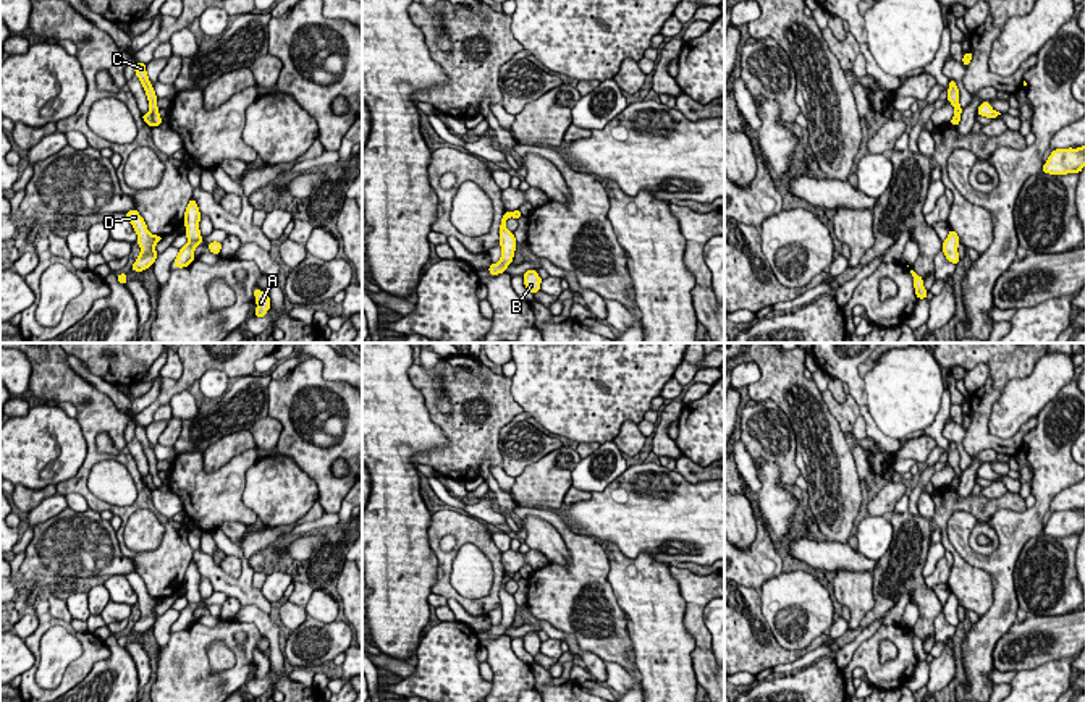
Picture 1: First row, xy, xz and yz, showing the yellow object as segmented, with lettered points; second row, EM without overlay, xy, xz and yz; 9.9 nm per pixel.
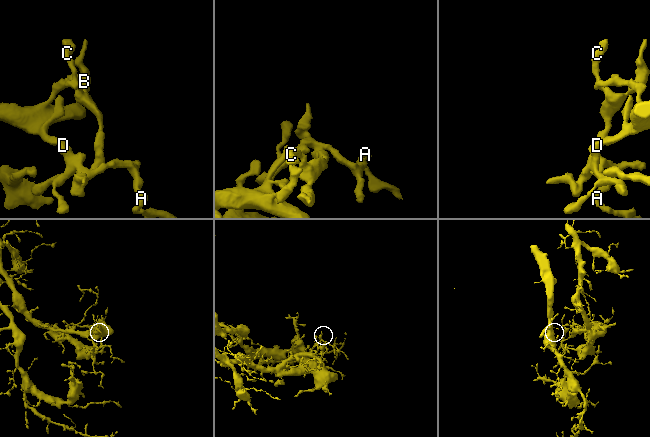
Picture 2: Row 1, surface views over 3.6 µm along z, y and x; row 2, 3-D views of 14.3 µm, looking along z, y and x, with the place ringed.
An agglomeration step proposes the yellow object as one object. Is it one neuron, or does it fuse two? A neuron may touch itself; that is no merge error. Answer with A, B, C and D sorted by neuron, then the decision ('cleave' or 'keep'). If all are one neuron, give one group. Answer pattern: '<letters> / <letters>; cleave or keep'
A D / B C; cleave

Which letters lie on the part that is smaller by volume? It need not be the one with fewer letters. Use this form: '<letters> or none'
B, C

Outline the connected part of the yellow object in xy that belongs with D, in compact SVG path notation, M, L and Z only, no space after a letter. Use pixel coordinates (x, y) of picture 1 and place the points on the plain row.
M129 573L125 576L128 582L131 584L133 590L137 595L137 607L141 608L141 616L133 626L131 632L142 634L147 629L154 628L155 620L158 618L155 615L155 607L163 602L163 598L155 598L152 597L147 589L144 581L139 577L137 573Z

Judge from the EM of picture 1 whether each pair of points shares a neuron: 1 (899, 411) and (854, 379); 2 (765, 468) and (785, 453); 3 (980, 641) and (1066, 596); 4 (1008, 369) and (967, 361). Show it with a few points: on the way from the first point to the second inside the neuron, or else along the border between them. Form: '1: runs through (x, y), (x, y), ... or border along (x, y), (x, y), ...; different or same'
1: border along (862, 377), (867, 403); different
2: border along (754, 463), (773, 461), (785, 487); different
3: border along (1013, 570), (1013, 584), (1019, 607); different
4: runs through (998, 359), (977, 359); same

